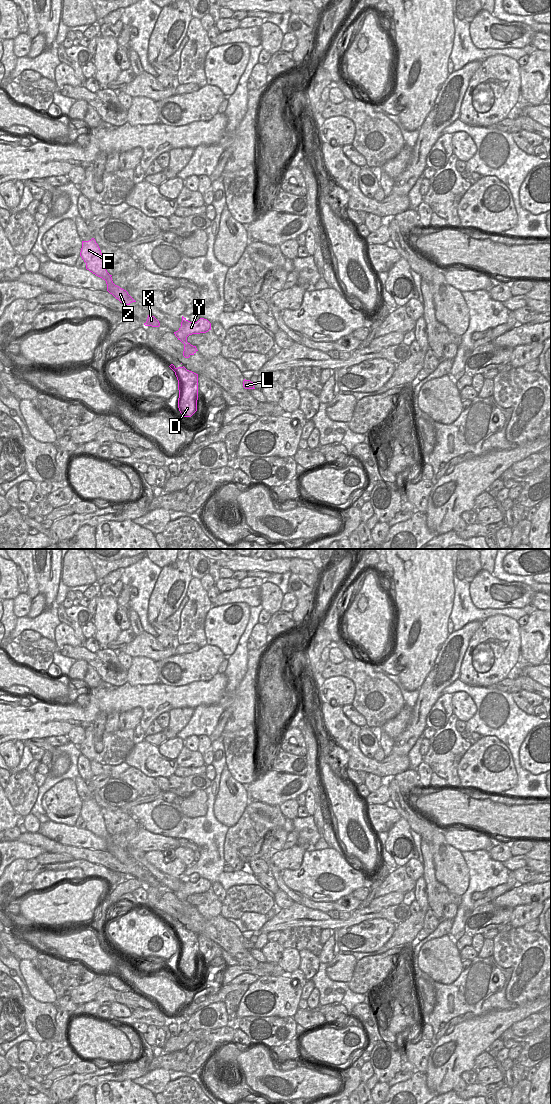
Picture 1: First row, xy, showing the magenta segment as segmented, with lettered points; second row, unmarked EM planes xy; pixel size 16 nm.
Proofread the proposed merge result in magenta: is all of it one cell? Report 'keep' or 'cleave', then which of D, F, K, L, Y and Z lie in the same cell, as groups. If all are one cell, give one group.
cleave; groups D Y / F K L Z

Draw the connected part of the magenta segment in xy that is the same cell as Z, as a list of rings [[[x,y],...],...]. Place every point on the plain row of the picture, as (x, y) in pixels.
[[[94,798],[89,801],[82,801],[80,816],[86,823],[86,829],[105,840],[107,851],[122,864],[130,865],[132,862],[136,862],[126,850],[113,843],[112,835],[106,830],[103,815]]]

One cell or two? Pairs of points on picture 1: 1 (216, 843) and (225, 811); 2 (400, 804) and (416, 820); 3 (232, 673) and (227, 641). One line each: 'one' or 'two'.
1: two
2: one
3: two

